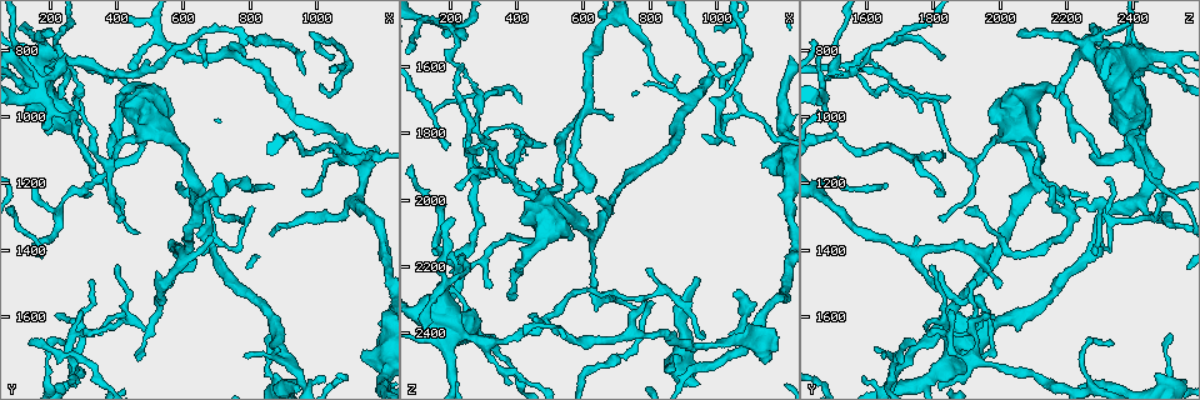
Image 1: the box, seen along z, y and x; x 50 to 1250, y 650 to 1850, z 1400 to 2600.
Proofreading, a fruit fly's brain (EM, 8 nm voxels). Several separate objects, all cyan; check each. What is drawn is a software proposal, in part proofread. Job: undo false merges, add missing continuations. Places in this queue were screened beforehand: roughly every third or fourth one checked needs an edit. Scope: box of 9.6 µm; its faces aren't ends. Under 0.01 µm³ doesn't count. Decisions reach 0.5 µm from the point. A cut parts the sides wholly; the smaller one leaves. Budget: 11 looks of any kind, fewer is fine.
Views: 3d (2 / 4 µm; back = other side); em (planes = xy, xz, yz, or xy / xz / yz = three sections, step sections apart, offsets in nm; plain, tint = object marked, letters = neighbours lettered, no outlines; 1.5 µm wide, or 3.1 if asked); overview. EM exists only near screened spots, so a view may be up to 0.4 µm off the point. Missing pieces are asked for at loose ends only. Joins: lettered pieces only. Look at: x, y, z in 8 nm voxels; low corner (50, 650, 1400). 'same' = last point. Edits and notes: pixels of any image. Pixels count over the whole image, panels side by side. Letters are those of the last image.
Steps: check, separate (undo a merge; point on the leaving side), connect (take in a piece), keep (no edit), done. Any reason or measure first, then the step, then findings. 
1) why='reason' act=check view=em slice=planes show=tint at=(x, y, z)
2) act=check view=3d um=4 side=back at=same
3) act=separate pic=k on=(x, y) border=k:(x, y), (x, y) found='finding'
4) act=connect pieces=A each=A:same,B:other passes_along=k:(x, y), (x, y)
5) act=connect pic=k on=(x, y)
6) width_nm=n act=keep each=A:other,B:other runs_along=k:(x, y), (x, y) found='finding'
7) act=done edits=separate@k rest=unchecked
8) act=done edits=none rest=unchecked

why='branch stops here' act=check view=3d um=4 at=(1030, 1770, 1590)

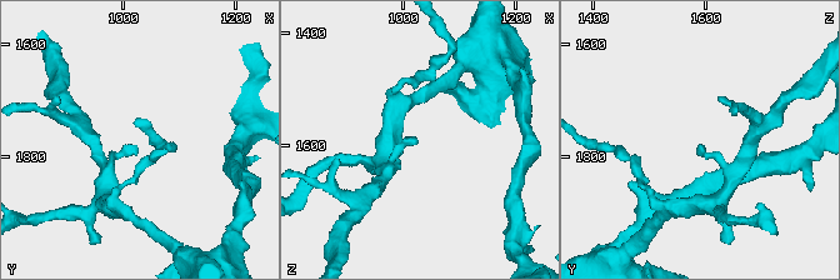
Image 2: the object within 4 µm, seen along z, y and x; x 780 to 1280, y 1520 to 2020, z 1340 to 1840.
act=check view=em slice=planes show=letters at=(1030, 1780, 1590)

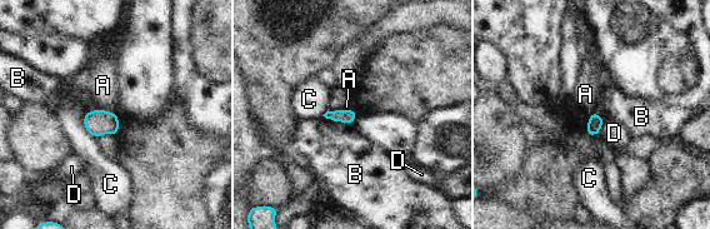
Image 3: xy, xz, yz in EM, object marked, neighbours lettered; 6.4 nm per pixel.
act=keep each=A:other,B:other,C:other,D:other border=3:(99, 108), (114, 113) found='none of them fits'

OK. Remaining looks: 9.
why='calibre changes' act=check view=3d um=4 side=back at=(750, 1200, 1480)

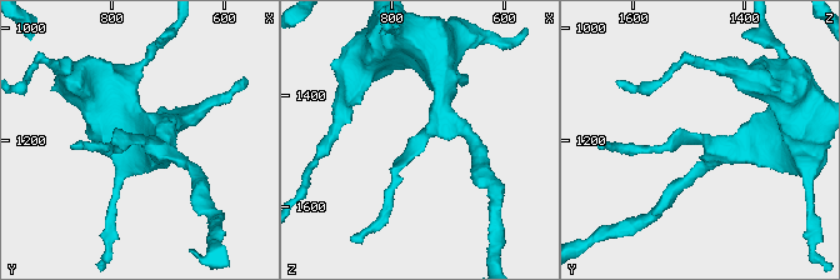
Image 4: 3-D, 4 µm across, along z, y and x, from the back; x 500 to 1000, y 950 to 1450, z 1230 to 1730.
act=check view=em slice=yz step=8 show=plain at=(750, 1200, 1480)

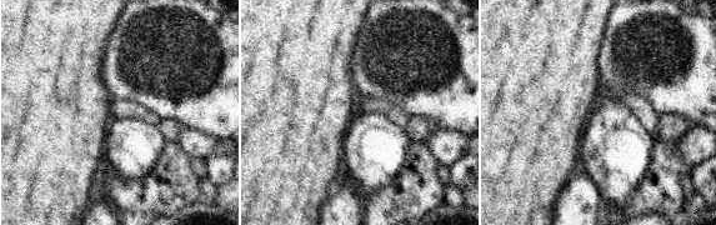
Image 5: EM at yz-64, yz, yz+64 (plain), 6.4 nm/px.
why='what lies round it' act=check view=em slice=yz step=8 show=letters at=same

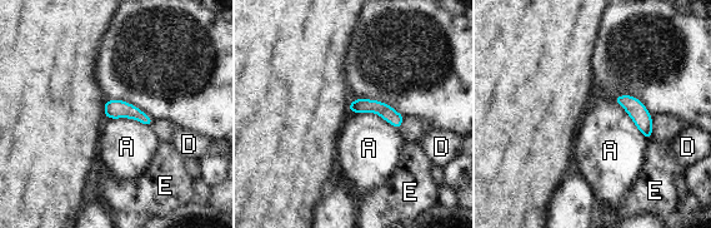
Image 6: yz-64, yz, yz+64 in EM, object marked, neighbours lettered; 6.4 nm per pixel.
act=keep each=A:other,D:other,E:other runs_along=6:(351, 108), (377, 107), (399, 120) found='one neuron here'

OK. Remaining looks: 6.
why='an open end' act=check view=3d um=4 at=(1020, 900, 1660)

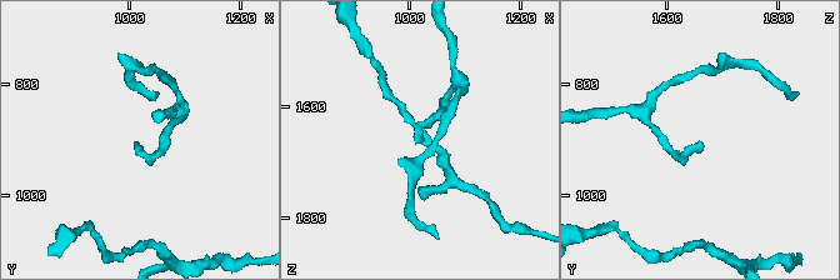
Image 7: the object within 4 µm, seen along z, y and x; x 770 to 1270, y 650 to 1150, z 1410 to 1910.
act=check view=em slice=planes show=letters at=(1015, 905, 1670)

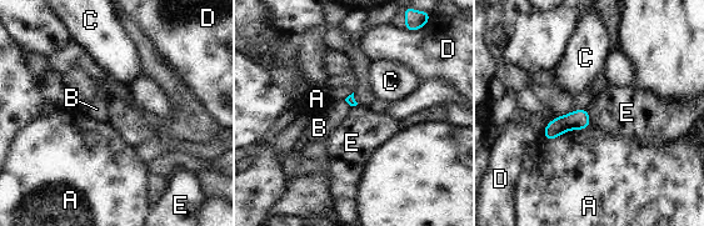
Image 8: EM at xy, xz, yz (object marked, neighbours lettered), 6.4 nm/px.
act=keep each=A:other,B:other,C:other,D:other,E:other border=8:(585, 109), (590, 124) found='none of them fits'

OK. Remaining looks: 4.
why='sharp bend' act=check view=3d um=4 at=(1090, 1140, 2300)

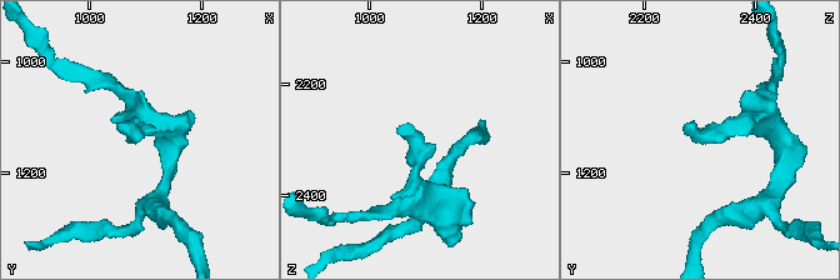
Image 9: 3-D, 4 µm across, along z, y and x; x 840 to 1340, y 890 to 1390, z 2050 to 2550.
act=check view=em slice=planes show=letters at=(1085, 1135, 2310)

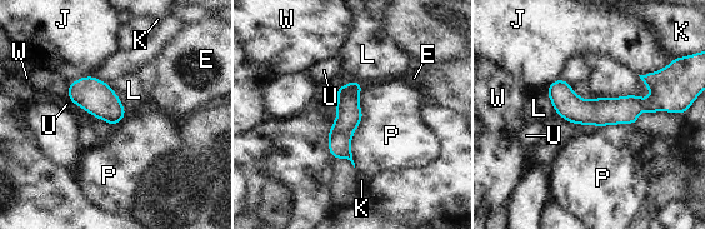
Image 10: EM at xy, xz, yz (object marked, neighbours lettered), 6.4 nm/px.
width_nm=170 act=keep each=E:other,J:other,K:other,L:other,P:other,U:other,W:other border=10:(363, 85), (354, 167) found='one neuron here'

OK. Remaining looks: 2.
act=done edits=none rest=unchecked

